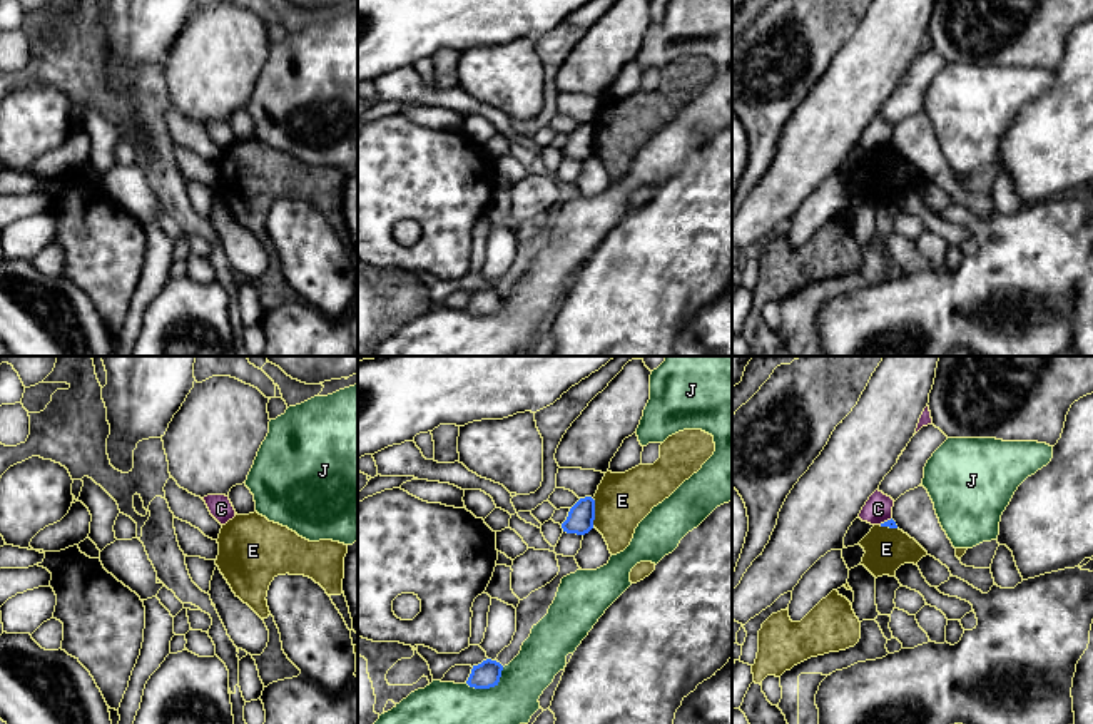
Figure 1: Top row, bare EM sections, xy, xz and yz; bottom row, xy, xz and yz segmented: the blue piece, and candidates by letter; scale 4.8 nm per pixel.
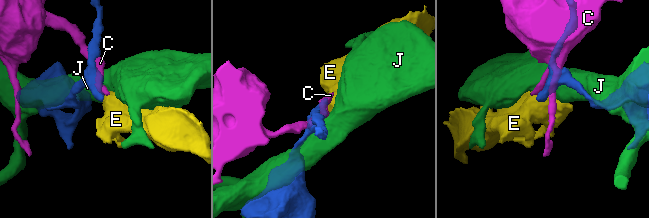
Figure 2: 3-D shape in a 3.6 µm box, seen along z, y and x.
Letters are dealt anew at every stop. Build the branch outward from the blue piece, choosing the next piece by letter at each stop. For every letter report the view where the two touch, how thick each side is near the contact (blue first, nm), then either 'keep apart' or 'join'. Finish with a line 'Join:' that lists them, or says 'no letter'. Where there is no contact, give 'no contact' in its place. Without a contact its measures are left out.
C: contact in yz; calibres 50 and 140 nm; keep apart
E: contact in xz; calibres 130 and 260 nm; keep apart
J: contact in xz; calibres 130 and 440 nm; keep apart
Join: no letter

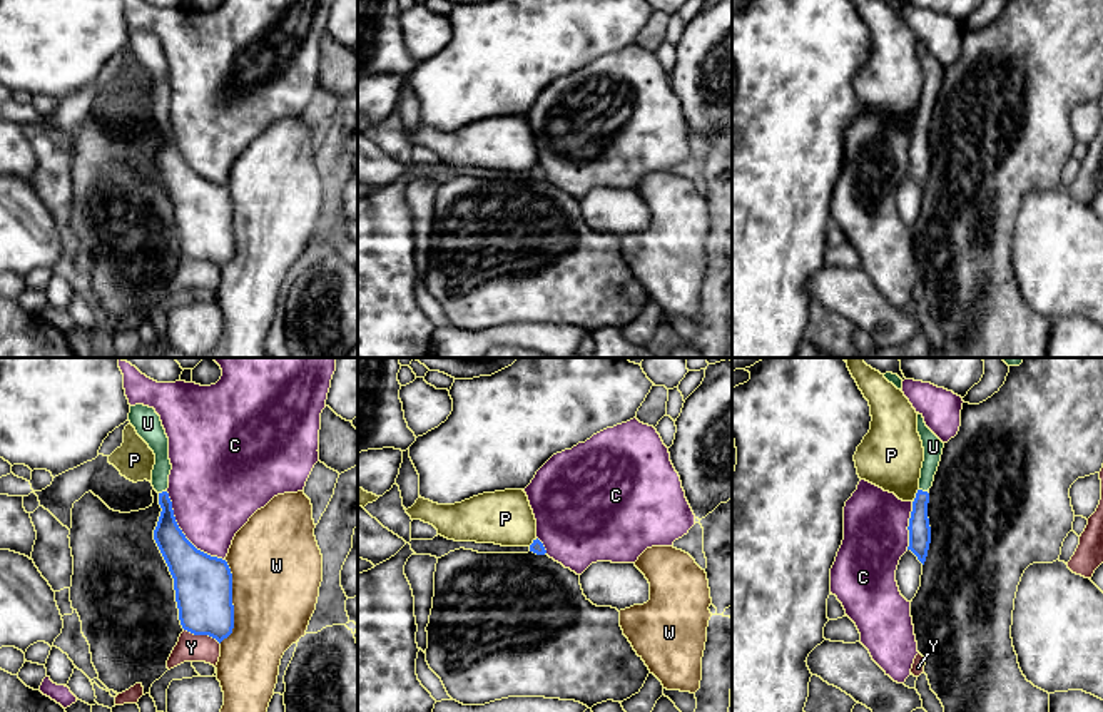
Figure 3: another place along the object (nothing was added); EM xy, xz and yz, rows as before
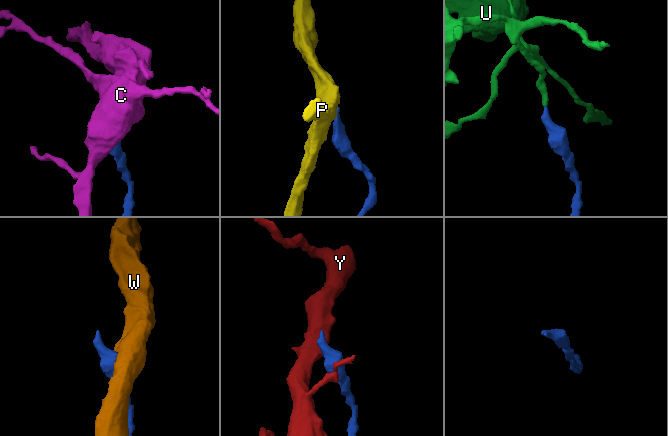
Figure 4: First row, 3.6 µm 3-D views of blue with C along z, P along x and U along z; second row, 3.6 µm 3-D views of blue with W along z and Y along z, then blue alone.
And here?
C: contact in xy; calibres 260 and 420 nm; keep apart
P: contact in yz; calibres 110 and 320 nm; keep apart
U: contact in xy; calibres 140 and 100 nm; join
W: contact in xy; calibres 280 and 420 nm; keep apart
Y: contact in xy; calibres 280 and 130 nm; keep apart
Join: U

